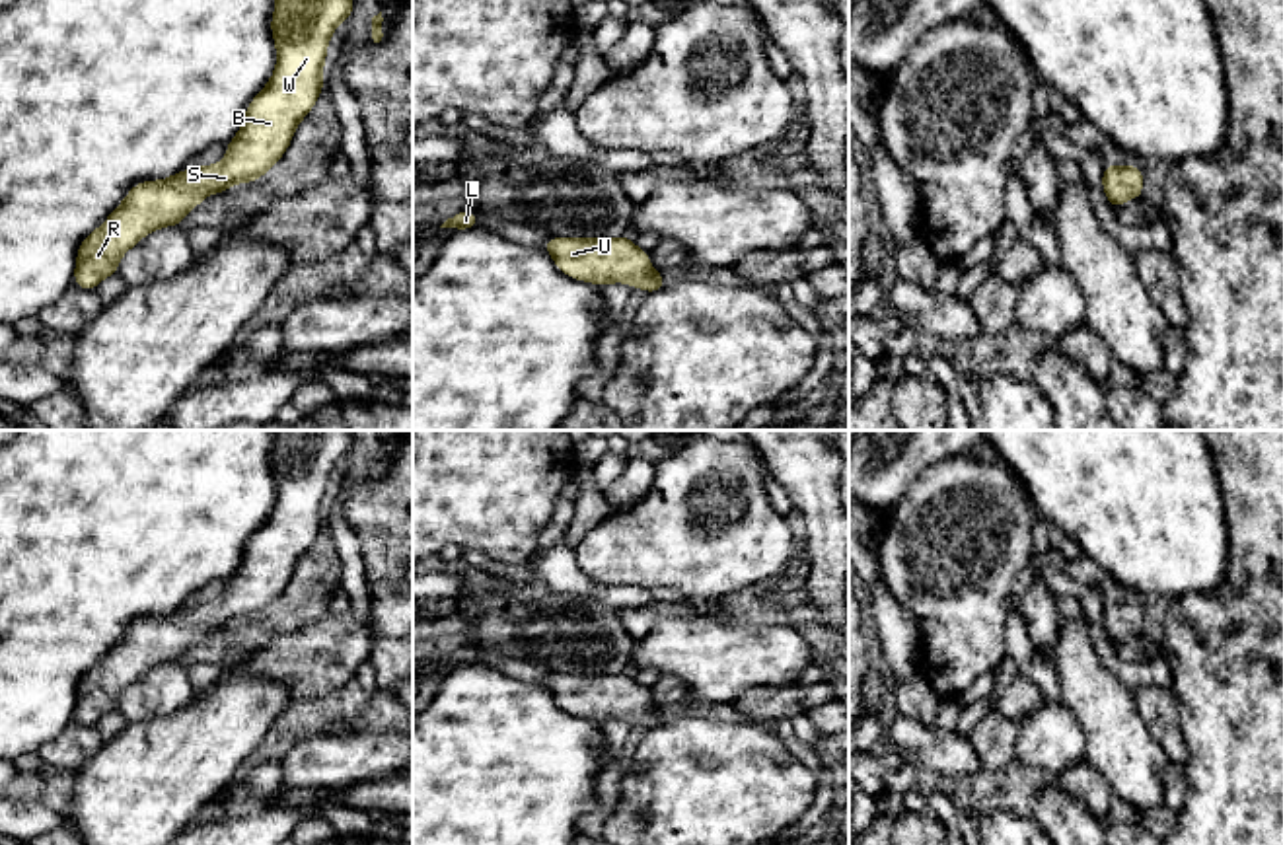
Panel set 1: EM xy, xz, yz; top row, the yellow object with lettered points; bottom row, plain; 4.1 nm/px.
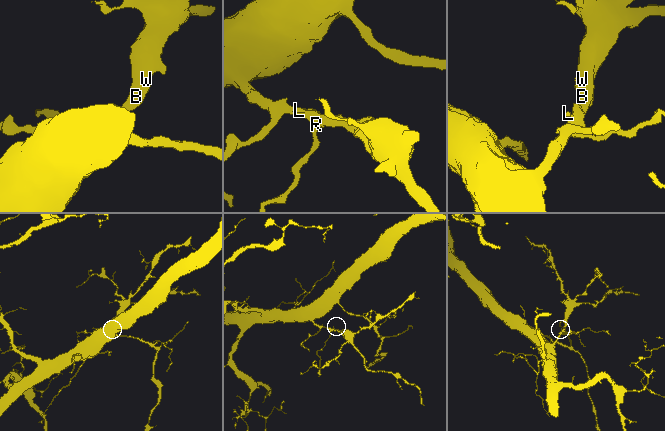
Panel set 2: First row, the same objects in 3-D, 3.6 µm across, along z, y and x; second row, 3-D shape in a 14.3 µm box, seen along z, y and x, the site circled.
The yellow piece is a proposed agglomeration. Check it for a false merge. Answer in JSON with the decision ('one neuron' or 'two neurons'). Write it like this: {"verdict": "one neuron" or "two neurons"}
{"verdict": "one neuron"}

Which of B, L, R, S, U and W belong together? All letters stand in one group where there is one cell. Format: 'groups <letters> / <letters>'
groups B L R S U W

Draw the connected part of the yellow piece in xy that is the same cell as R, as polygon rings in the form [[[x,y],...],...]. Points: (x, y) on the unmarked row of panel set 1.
[[[275,430],[271,467],[276,504],[251,535],[224,596],[136,619],[80,680],[74,720],[95,726],[103,715],[117,711],[123,691],[144,672],[179,662],[208,631],[261,615],[284,592],[296,563],[321,532],[329,475],[352,444],[350,430]]]

